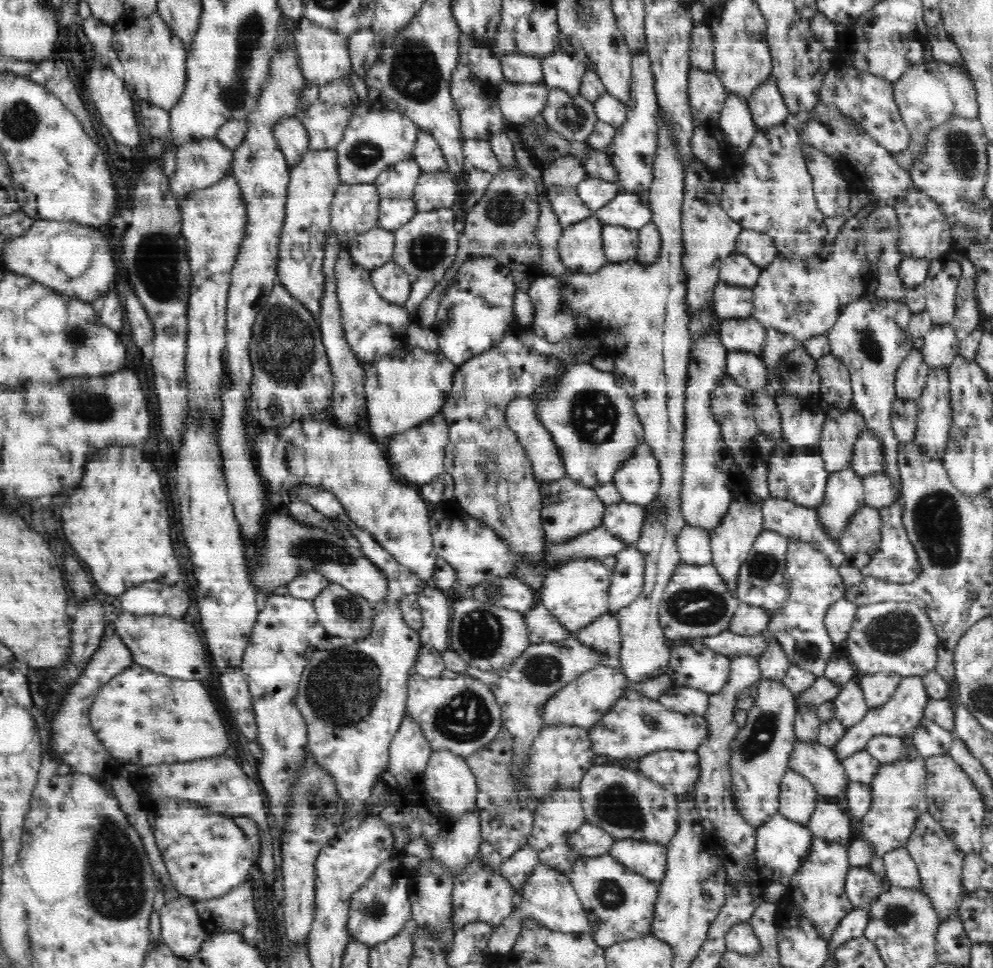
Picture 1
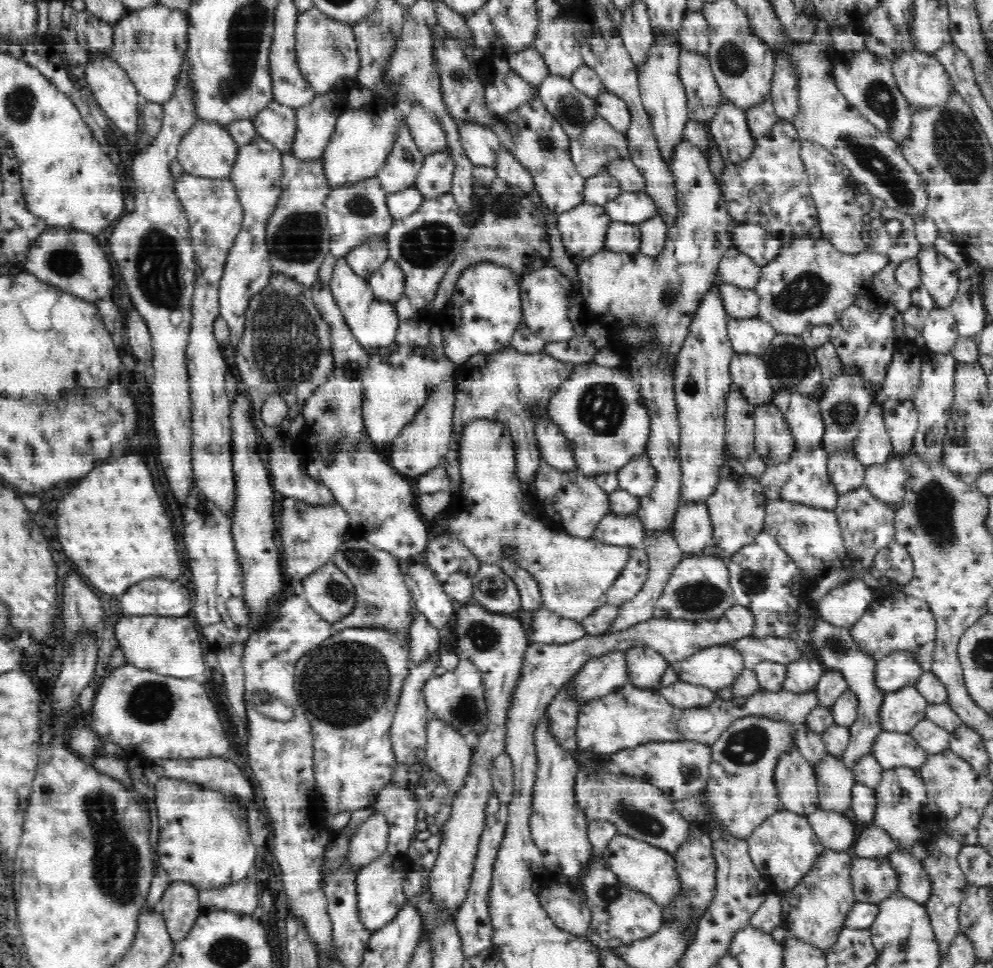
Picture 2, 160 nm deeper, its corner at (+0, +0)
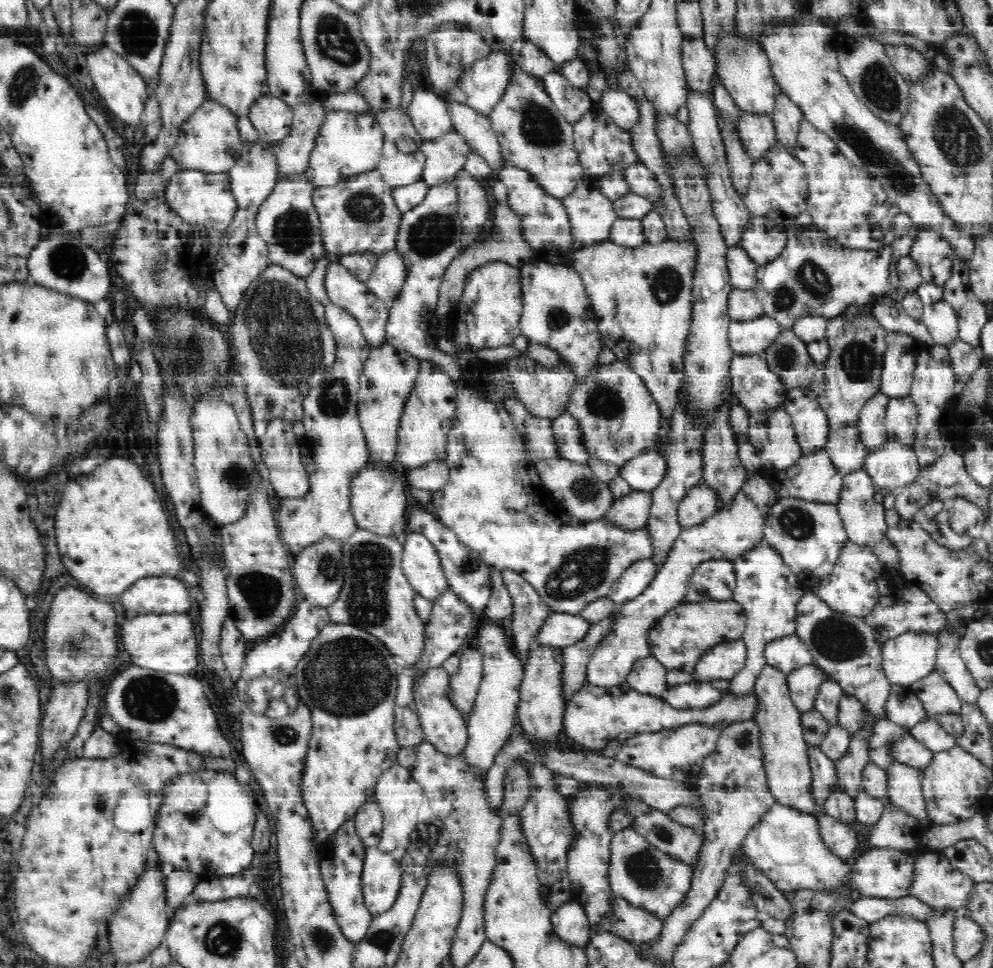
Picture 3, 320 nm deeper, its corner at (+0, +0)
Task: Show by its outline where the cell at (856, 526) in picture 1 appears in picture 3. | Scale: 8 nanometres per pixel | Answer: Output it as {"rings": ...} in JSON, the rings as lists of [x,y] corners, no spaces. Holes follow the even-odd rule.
{"rings":[[[863,468],[851,472],[850,475],[844,475],[843,488],[836,505],[848,535],[848,542],[856,546],[874,547],[874,544],[886,538],[889,525],[884,518],[884,513],[887,510],[880,502],[879,490],[873,484],[872,477]]]}

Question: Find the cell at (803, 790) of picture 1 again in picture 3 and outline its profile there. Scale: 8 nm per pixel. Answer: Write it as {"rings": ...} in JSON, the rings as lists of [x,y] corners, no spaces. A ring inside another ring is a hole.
{"rings":[[[766,664],[757,676],[755,690],[759,698],[759,711],[753,722],[760,729],[760,747],[764,755],[765,775],[769,784],[769,791],[776,802],[796,810],[816,814],[817,806],[812,788],[812,771],[809,766],[808,750],[801,726],[802,714],[792,703],[788,688],[787,674],[780,669]]]}

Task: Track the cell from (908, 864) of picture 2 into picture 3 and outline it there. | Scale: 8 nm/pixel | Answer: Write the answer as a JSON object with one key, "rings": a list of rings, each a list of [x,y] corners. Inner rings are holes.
{"rings":[[[934,851],[919,856],[914,862],[914,876],[908,895],[932,908],[952,908],[962,912],[968,900],[973,896],[975,883],[970,877],[956,870],[940,852]]]}

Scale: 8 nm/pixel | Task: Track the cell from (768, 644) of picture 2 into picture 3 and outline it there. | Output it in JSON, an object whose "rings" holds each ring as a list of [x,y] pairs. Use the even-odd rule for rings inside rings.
{"rings":[[[796,634],[771,640],[765,646],[764,657],[768,665],[780,669],[784,674],[814,663],[811,652]]]}

